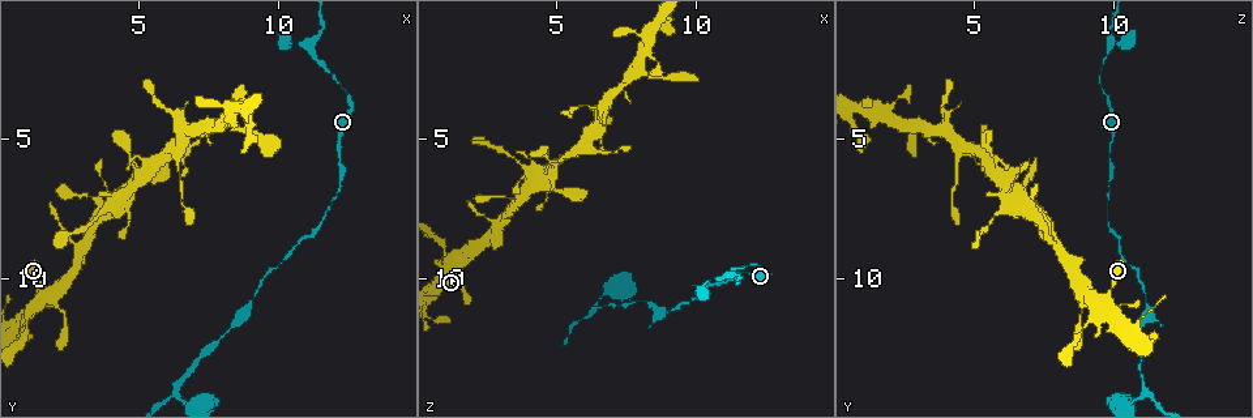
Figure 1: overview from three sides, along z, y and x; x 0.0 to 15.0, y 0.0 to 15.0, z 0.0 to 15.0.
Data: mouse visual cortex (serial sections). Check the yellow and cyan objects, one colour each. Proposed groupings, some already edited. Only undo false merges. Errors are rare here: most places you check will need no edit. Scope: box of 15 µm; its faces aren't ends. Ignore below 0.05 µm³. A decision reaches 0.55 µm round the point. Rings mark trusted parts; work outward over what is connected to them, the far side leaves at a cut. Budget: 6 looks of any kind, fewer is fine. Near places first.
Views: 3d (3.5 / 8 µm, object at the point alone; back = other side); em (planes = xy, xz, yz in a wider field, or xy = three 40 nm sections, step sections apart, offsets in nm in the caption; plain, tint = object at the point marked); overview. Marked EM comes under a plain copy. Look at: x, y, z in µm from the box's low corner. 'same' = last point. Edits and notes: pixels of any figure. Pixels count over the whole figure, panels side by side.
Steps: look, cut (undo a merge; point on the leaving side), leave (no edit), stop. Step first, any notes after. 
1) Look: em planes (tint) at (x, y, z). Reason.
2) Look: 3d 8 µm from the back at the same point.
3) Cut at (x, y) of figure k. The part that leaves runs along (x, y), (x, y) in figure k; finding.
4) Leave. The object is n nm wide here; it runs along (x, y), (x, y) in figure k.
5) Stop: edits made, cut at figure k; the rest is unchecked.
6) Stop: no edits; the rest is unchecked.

Look: 3d 3.5 µm at (1.2, 10.9, 9.6). Four arms meet.

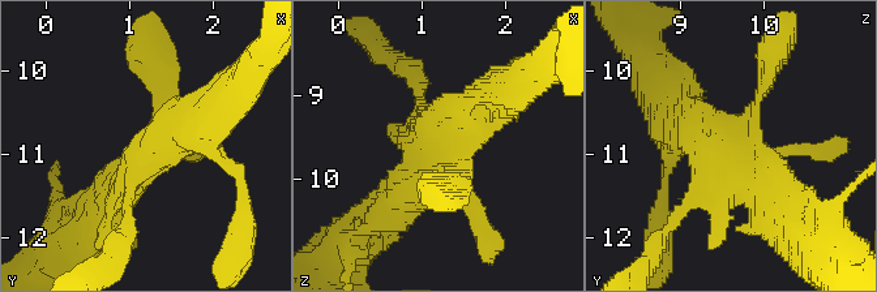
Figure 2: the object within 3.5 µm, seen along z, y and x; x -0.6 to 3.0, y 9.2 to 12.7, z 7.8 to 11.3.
Look: em xy step 3 (tint) at (1.30, 11.00, 9.70). Shape alone is not enough.

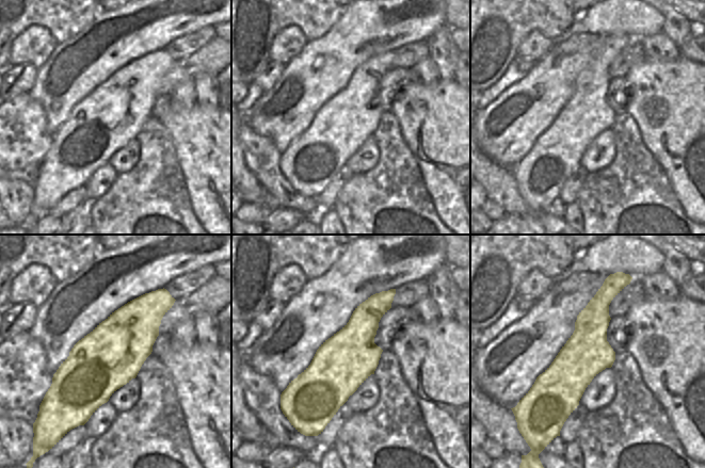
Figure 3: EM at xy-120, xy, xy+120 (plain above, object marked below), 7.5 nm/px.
Leave. It runs along (609, 288), (560, 416) in figure 3; all the same cell.

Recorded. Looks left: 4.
Look: 3d 3.5 µm at (6.3, 14.2, 11.1). Arms part here.

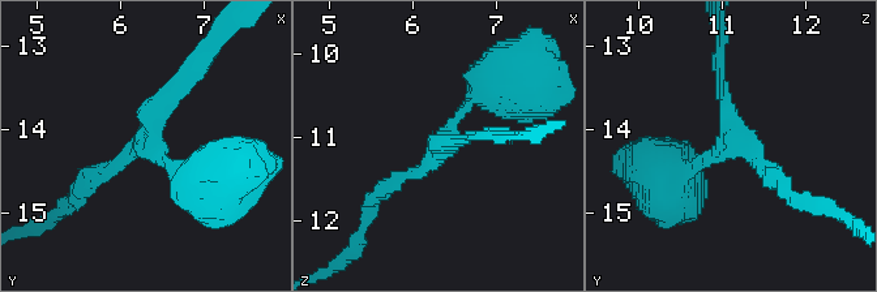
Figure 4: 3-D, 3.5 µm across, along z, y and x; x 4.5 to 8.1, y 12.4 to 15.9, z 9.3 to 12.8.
Look: em xy step 2 (tint) at (6.35, 14.10, 11.10). 3 arms meet here; the arms are 150, 150, 150 nm wide.

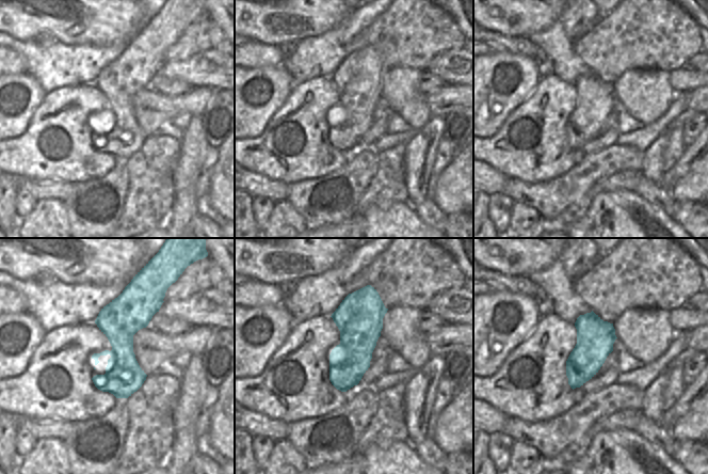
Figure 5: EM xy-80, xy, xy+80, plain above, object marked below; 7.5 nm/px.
Look: em planes (tint) at the same point.

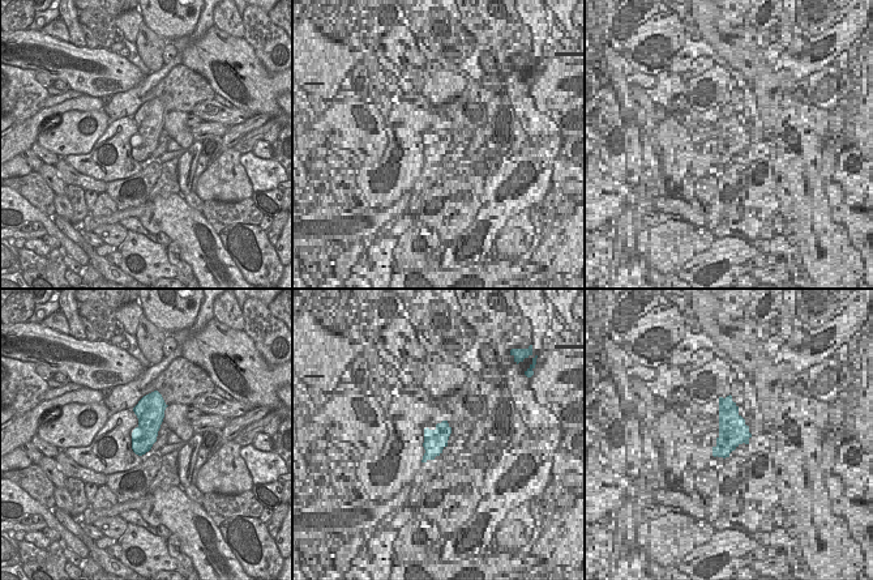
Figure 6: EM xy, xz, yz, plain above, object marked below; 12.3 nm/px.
Leave. It runs along (721, 68), (731, 140), (674, 176) in figure 4; one cell here.

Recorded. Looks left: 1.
Stop: no edits; the rest is unchecked.

